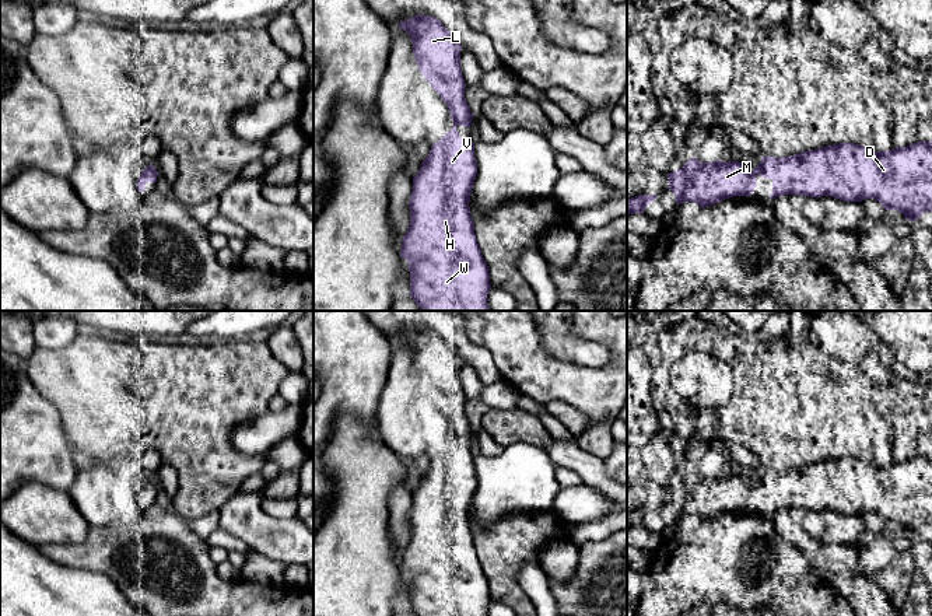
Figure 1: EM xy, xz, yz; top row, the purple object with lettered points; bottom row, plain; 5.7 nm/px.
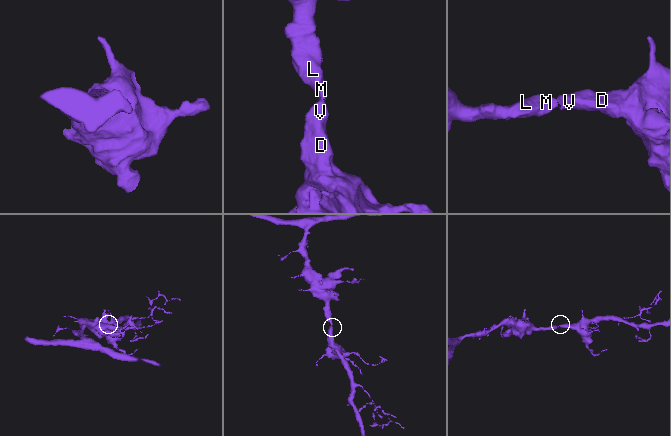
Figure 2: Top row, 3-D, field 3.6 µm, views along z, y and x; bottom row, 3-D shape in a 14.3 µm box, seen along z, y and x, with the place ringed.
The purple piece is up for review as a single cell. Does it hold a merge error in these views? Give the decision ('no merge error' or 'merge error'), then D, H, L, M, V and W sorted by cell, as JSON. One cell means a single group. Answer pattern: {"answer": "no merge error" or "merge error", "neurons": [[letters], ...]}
{"answer": "no merge error", "neurons": [["D", "H", "L", "M", "V", "W"]]}

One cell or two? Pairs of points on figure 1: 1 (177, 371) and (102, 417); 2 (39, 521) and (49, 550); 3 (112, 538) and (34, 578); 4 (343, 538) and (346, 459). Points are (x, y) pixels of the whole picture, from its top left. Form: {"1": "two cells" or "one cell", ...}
{"1": "one cell", "2": "two cells", "3": "two cells", "4": "one cell"}

